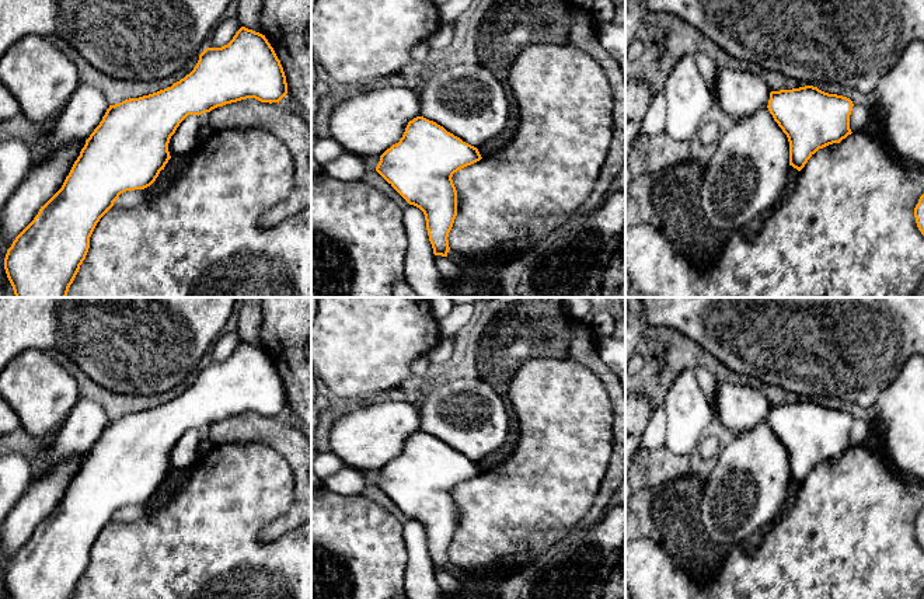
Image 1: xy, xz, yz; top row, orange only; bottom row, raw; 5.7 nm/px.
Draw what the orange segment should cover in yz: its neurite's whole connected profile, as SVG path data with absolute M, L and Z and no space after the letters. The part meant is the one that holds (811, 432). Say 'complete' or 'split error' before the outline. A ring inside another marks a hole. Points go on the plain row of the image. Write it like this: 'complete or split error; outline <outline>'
complete; outline M817 401L771 405L768 425L789 456L789 480L801 485L819 464L848 449L852 415Z

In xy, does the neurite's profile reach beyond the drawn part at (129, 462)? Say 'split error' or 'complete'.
complete

